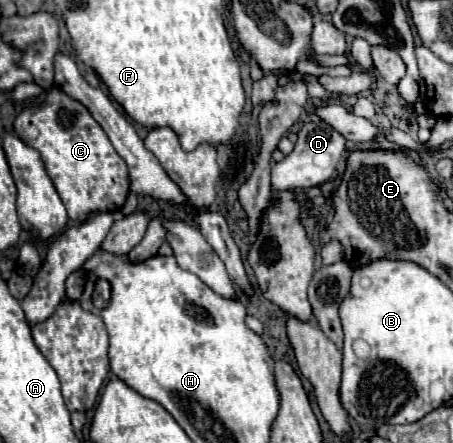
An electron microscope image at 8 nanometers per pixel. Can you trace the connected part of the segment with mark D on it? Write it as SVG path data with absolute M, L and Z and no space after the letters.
M310 120L298 132L298 142L294 150L282 160L276 162L272 168L272 190L296 190L296 188L310 188L328 182L346 150L346 140L324 120Z

